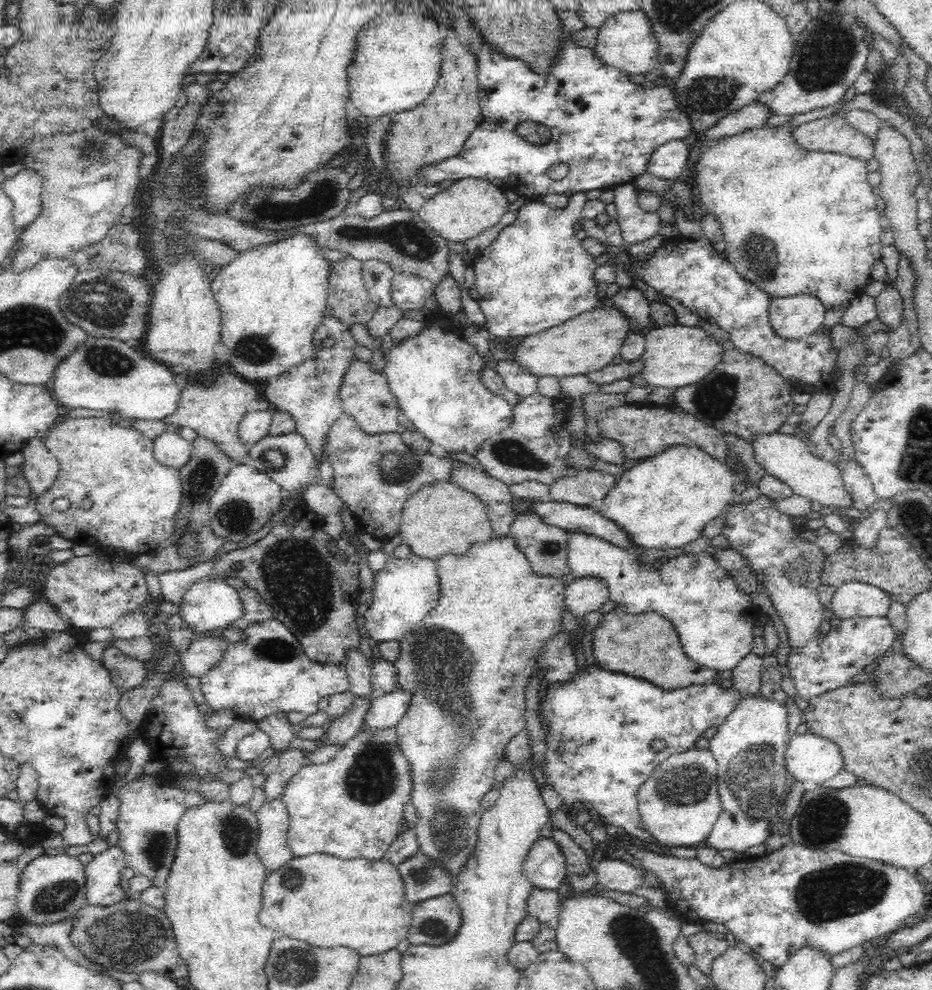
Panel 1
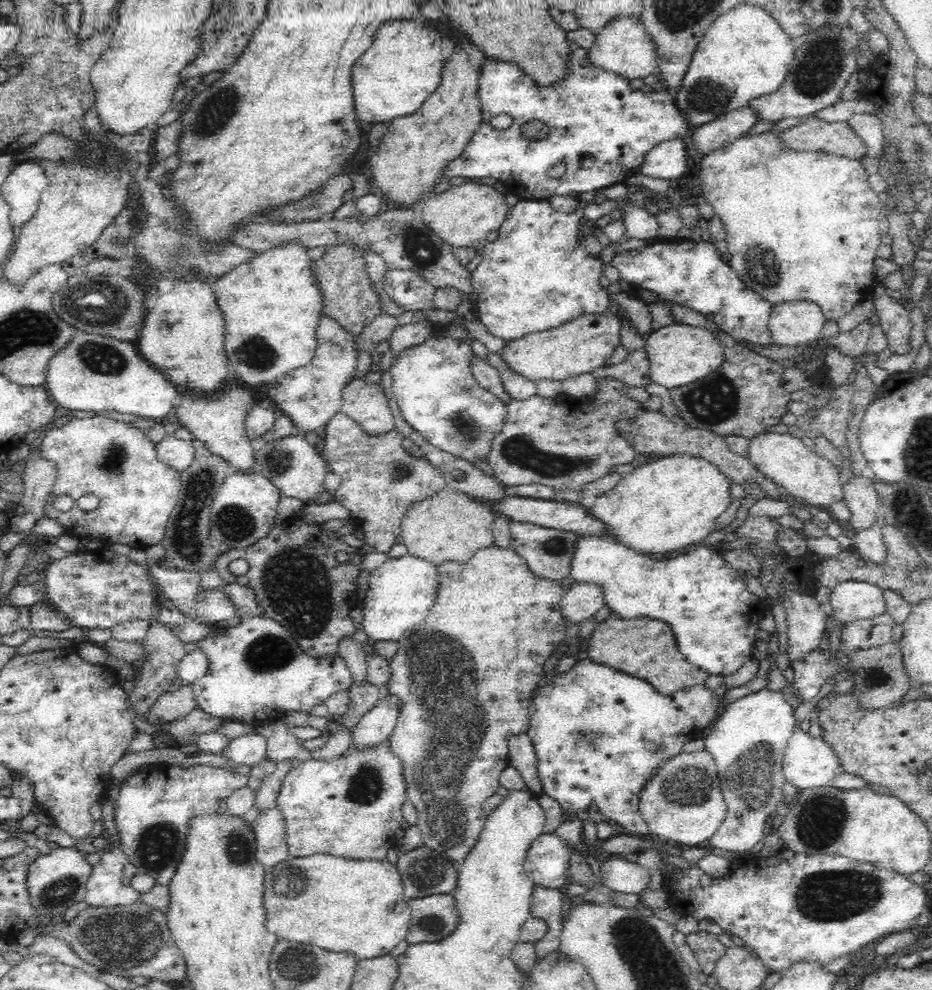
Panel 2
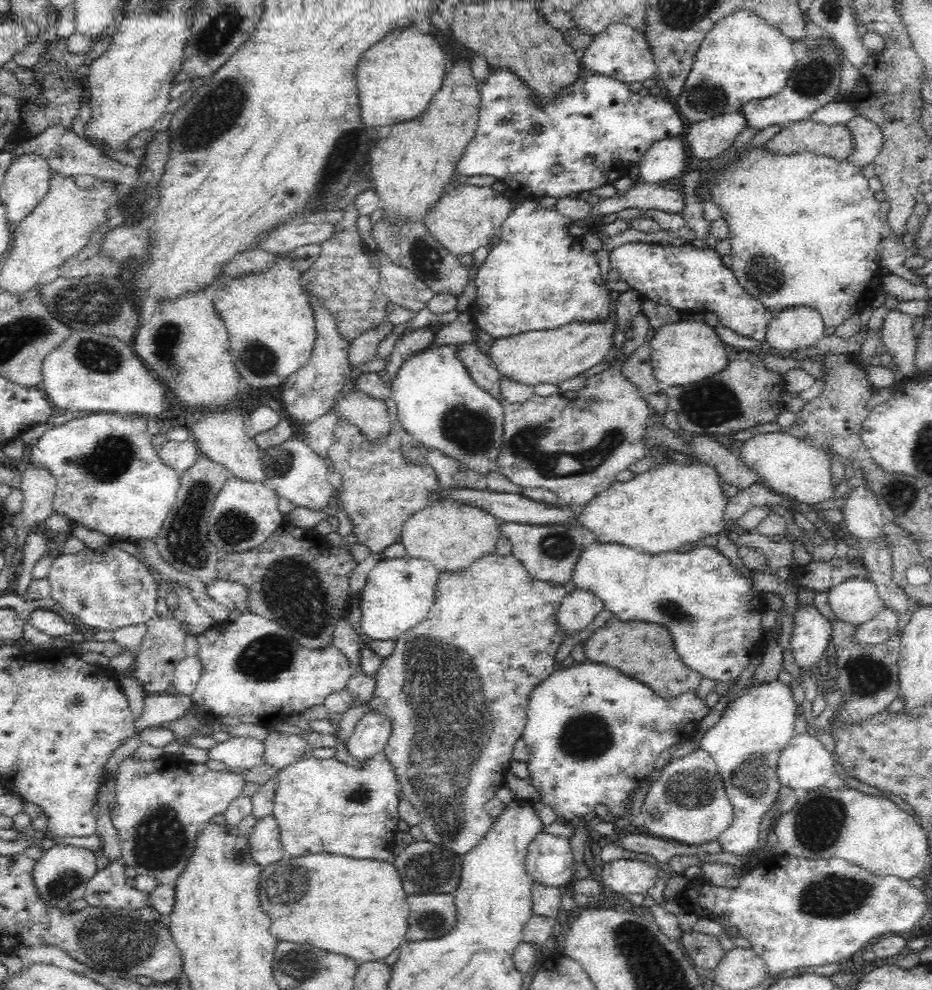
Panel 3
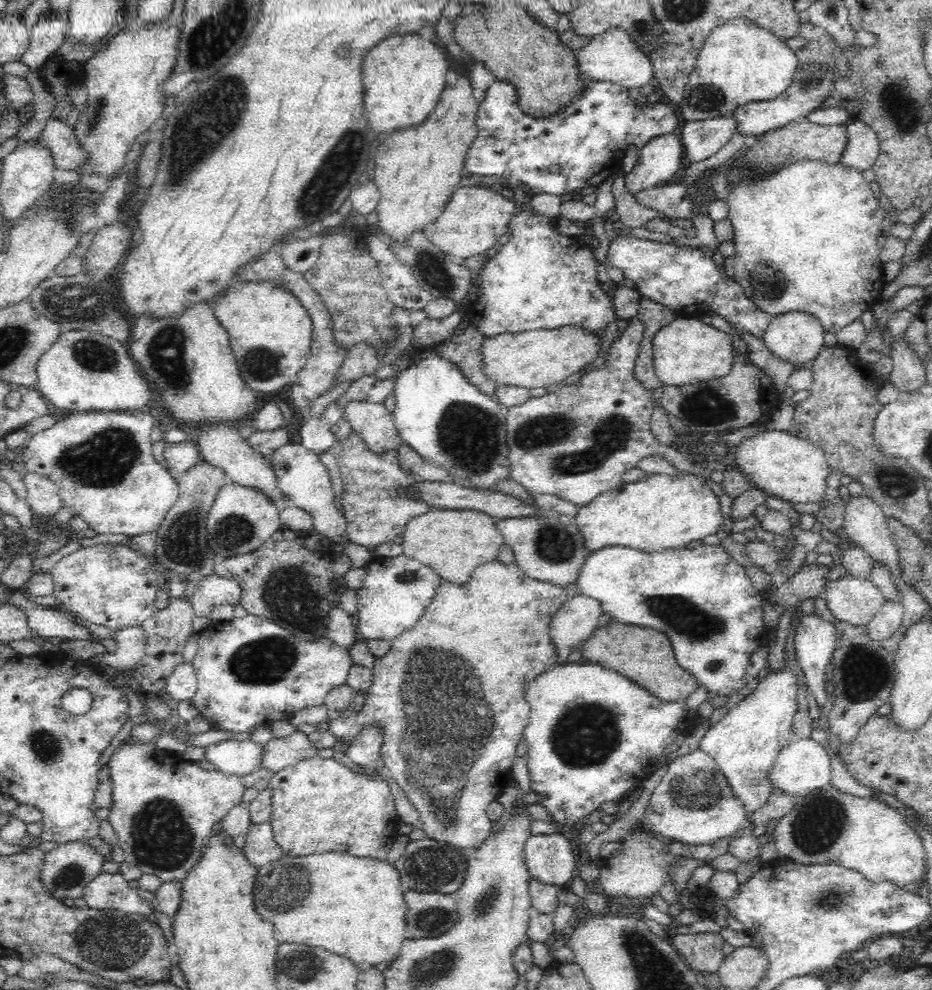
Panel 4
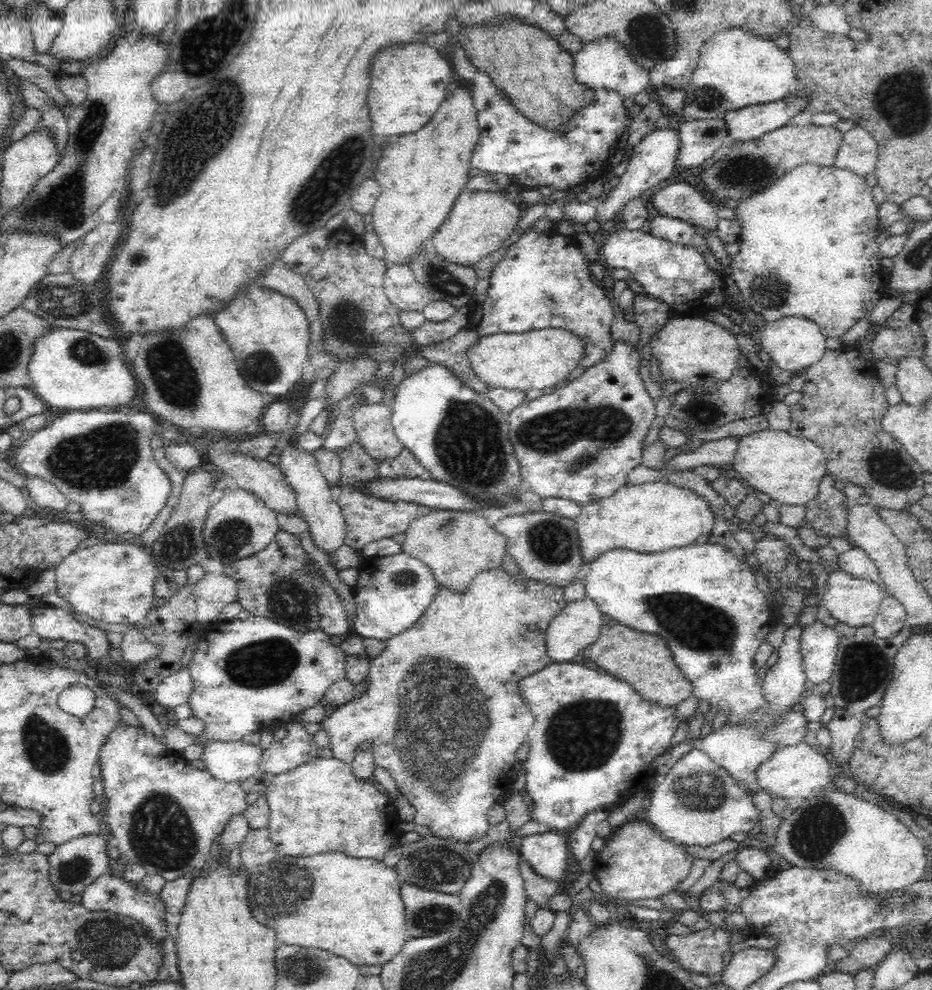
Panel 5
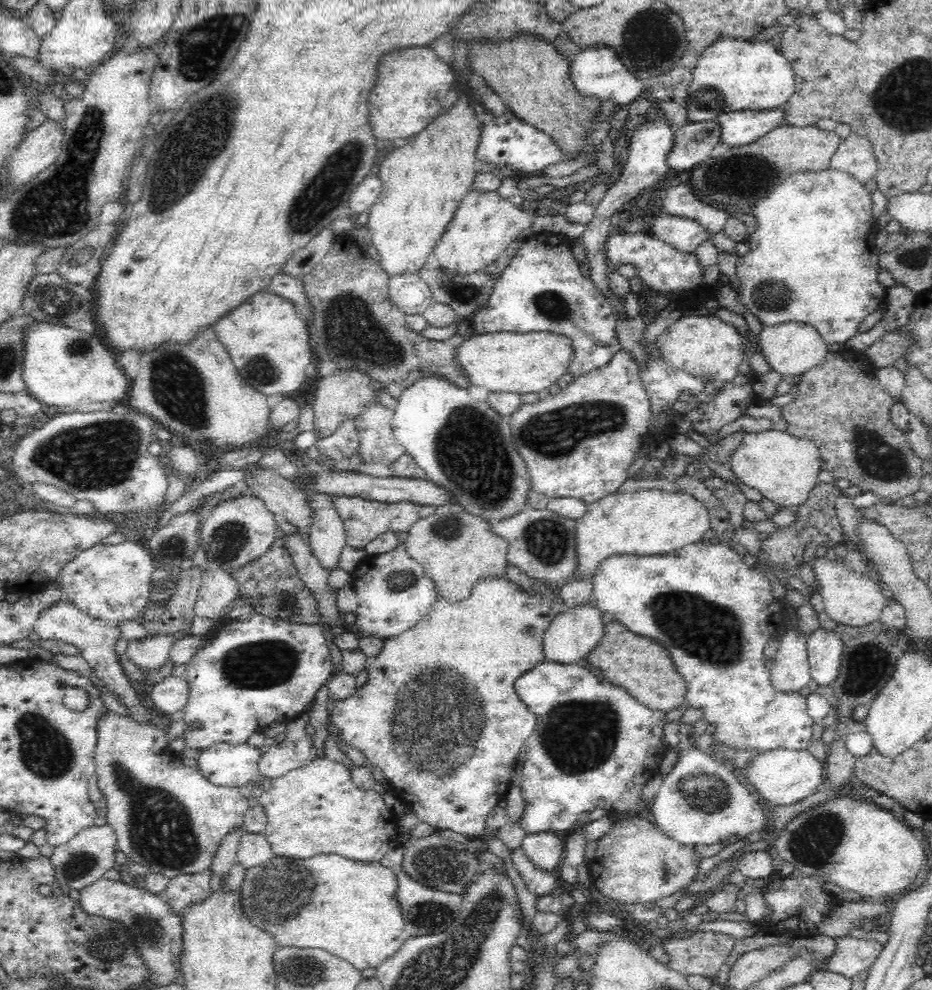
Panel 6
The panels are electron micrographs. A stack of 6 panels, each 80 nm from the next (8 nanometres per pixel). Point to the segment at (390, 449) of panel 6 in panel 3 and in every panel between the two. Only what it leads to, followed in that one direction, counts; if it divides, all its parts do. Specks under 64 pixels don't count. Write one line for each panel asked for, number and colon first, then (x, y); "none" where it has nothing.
3: (369, 413)
4: (372, 421)
5: (374, 430)

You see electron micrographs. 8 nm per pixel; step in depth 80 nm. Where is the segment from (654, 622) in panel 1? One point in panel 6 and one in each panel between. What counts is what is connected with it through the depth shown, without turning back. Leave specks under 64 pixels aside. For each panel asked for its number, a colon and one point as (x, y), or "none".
2: (642, 646)
3: (643, 650)
4: (642, 654)
5: (644, 660)
6: (636, 662)

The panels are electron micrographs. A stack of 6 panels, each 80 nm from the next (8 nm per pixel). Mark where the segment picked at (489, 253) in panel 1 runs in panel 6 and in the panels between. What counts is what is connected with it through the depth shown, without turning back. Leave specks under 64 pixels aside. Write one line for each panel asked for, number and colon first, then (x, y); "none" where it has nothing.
2: (535, 276)
3: (538, 277)
4: (539, 279)
5: (543, 281)
6: (542, 289)

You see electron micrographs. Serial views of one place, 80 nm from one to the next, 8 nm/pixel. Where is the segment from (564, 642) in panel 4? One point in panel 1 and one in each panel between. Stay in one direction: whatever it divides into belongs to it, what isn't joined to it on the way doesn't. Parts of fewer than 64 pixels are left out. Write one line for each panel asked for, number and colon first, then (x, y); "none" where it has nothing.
1: (583, 595)
2: (580, 602)
3: (577, 611)

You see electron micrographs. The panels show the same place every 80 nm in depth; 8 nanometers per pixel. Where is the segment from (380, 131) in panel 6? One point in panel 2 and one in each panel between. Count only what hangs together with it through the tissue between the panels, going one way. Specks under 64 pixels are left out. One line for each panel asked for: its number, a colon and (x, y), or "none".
2: (402, 68)
3: (396, 79)
4: (403, 76)
5: (408, 82)

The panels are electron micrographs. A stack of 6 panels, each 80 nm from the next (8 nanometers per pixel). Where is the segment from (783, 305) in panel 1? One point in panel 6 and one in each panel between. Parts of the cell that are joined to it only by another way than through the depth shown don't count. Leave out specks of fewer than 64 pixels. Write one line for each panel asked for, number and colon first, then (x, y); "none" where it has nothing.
2: (794, 322)
3: (790, 329)
4: (794, 336)
5: (794, 343)
6: (792, 347)

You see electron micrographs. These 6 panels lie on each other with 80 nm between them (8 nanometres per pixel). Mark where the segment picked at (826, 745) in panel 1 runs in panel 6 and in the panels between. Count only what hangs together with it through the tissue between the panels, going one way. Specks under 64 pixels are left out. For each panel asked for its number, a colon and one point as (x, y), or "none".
2: (809, 761)
3: (805, 763)
4: (804, 765)
5: (794, 771)
6: (782, 777)

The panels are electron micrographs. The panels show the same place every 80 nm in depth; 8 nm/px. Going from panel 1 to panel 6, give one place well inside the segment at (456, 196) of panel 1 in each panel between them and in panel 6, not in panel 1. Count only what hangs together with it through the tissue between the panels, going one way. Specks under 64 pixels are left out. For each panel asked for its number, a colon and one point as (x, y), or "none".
2: (461, 216)
3: (465, 218)
4: (472, 221)
5: (479, 222)
6: (483, 226)

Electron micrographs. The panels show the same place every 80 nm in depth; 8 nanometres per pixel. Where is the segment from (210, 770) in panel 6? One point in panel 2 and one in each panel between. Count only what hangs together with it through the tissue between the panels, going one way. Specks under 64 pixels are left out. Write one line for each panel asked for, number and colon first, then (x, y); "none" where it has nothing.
2: (250, 749)
3: (244, 753)
4: (232, 756)
5: (228, 761)

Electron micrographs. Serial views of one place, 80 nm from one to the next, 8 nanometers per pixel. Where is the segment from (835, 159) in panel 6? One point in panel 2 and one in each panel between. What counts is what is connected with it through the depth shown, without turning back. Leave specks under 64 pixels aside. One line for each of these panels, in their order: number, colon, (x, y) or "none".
2: (868, 126)
3: (867, 135)
4: (861, 152)
5: (859, 150)

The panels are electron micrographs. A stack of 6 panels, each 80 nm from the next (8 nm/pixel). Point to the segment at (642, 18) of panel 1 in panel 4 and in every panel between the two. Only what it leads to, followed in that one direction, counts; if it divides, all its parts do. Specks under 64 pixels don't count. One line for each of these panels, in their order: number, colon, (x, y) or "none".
2: (623, 46)
3: (622, 52)
4: (613, 56)

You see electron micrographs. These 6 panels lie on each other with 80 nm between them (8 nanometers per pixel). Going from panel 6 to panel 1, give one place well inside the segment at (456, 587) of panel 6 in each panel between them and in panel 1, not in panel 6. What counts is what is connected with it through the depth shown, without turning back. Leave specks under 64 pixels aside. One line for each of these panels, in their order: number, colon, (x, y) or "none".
1: (442, 517)
2: (446, 525)
3: (451, 535)
4: (453, 542)
5: (455, 545)

